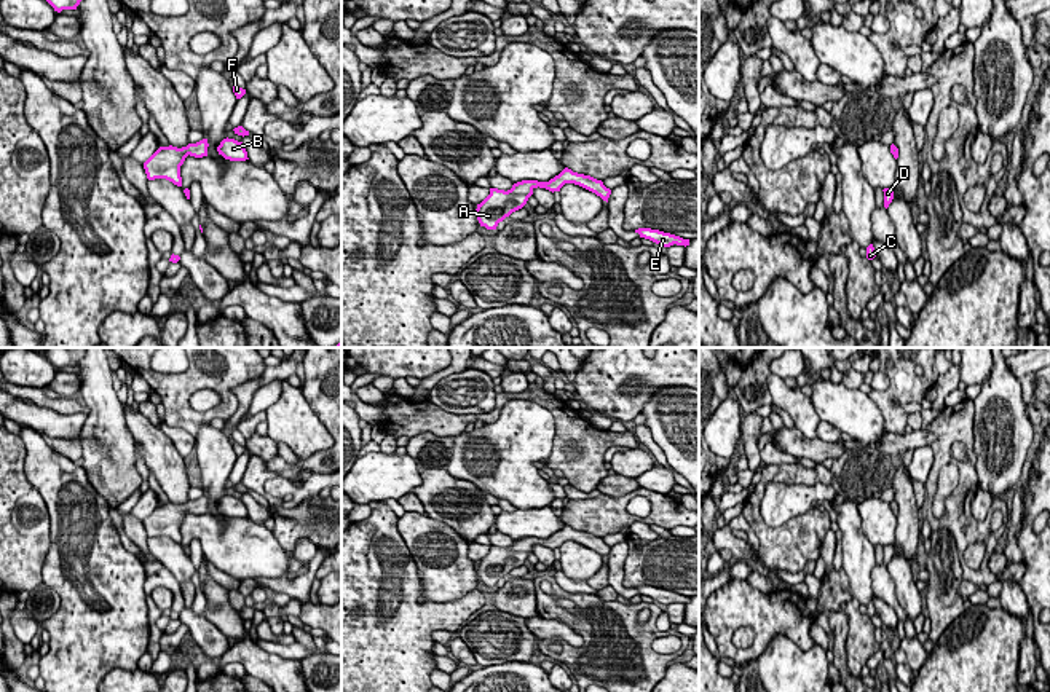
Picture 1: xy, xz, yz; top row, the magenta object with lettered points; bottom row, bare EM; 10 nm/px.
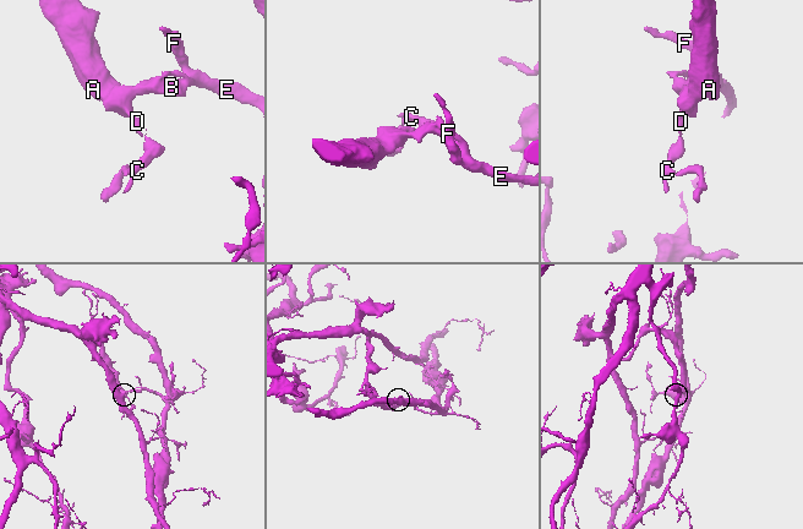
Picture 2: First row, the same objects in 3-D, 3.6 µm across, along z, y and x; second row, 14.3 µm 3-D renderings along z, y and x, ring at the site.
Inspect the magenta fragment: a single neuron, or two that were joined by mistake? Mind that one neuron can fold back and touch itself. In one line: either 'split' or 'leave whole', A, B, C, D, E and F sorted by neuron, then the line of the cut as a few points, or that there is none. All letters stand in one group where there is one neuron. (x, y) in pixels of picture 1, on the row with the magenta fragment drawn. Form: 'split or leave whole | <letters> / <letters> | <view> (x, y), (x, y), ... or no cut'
split | A C D / B E F | xy (185, 147), (189, 153)

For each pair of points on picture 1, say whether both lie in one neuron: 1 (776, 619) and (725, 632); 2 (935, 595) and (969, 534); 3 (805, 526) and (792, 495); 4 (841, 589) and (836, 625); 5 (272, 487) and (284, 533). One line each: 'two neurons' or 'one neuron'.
1: one neuron
2: two neurons
3: two neurons
4: one neuron
5: two neurons

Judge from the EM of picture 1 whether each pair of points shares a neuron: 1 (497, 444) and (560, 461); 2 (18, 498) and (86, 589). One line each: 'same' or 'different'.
1: different
2: different

